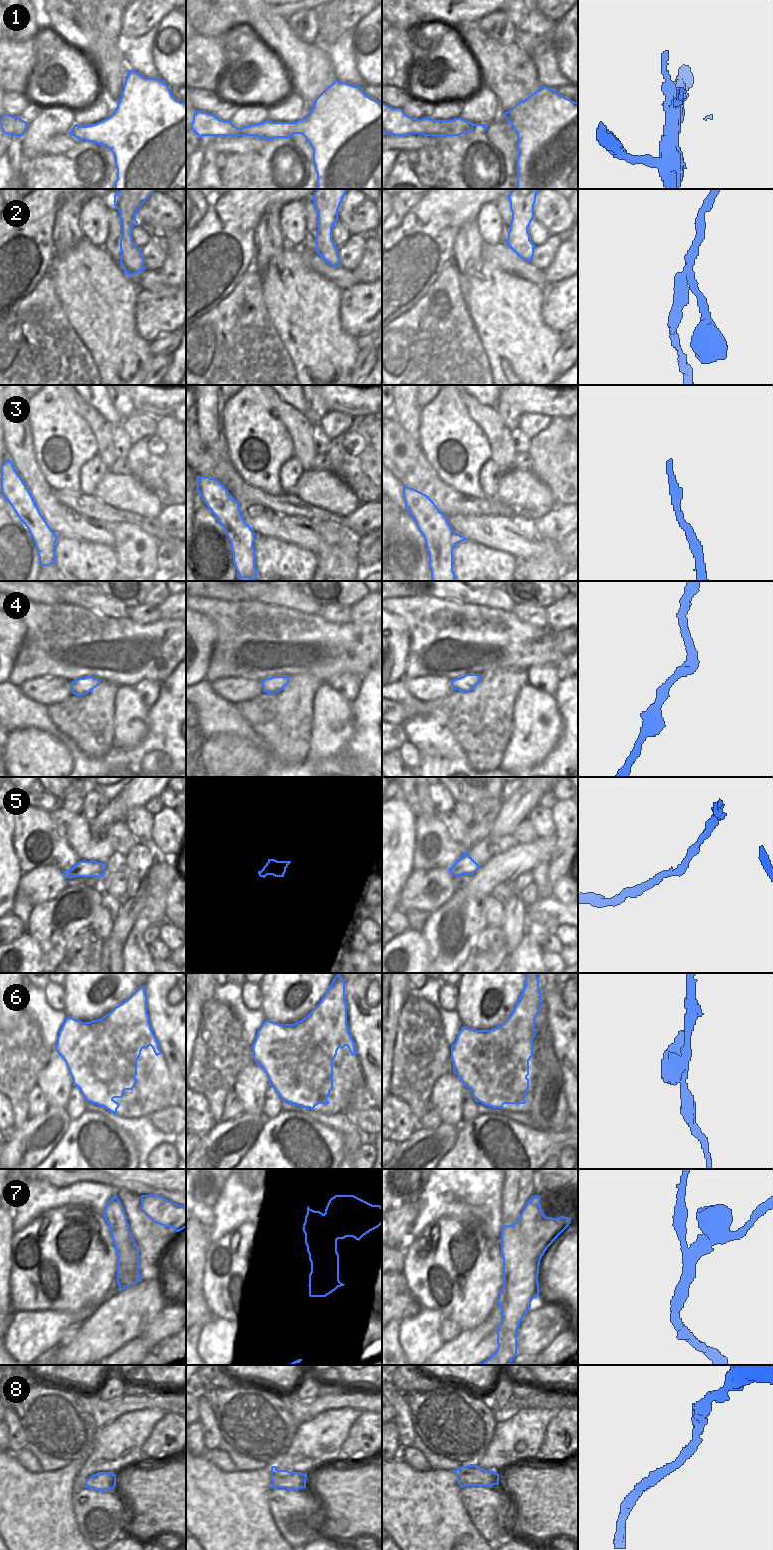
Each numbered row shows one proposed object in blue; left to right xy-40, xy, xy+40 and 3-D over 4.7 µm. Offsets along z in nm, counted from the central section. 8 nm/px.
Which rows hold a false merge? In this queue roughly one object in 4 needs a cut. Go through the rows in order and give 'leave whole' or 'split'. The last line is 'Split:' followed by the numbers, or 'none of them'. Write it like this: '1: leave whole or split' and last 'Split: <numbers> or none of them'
1: leave whole
2: leave whole
3: leave whole
4: leave whole
5: leave whole
6: split
7: split
8: leave whole
Split: 6, 7

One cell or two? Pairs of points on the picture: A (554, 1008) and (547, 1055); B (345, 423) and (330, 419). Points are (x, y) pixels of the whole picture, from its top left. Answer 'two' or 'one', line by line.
A: two
B: one

